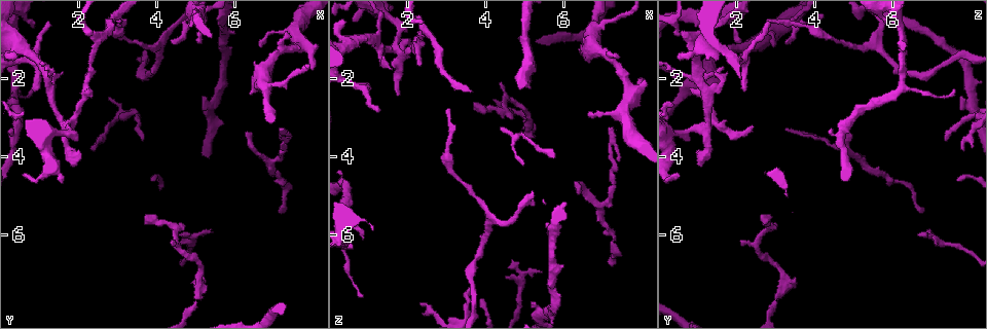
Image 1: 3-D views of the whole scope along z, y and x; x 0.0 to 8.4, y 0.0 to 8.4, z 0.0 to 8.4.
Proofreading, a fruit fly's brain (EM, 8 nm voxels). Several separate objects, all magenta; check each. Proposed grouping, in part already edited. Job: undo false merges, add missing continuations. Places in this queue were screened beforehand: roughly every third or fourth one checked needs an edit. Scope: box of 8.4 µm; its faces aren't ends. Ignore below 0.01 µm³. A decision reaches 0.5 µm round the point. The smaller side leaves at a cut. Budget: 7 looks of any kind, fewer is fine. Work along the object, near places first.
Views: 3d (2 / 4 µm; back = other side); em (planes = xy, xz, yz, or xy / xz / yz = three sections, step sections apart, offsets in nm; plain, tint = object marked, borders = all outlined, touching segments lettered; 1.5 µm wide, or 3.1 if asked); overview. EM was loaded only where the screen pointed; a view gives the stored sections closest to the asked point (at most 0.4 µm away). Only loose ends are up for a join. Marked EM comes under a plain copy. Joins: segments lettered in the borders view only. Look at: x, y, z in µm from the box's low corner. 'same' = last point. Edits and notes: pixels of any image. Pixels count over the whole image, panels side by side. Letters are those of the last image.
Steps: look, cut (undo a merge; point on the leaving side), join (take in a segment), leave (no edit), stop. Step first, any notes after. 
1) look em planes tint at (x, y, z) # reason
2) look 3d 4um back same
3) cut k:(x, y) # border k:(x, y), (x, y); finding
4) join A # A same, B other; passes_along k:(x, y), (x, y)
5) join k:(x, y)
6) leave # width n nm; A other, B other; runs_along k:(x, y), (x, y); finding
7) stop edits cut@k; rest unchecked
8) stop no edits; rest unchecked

look em planes borders at (1.25, 0.50, 2.85) # thin end

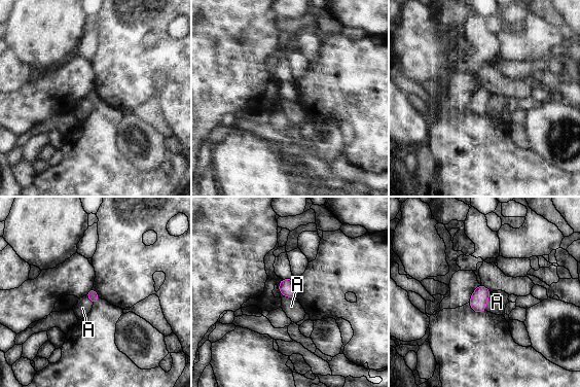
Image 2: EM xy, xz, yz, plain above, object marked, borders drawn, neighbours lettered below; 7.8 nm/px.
leave # width 80 nm; longest_contact A 140 nm; A other; no lettered segment goes on from it

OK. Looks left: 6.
look em xz step 8 borders at (6.70, 2.15, 0.90) # three arms meet

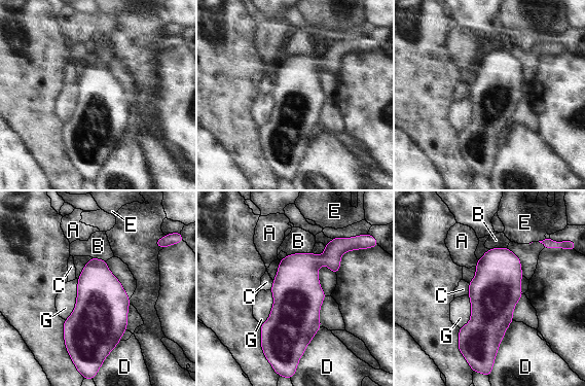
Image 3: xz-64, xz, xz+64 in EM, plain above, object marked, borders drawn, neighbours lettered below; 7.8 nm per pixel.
leave # longest_contact D 360 nm; A other, B other, C other, D other, E other, G other; all the same neuron

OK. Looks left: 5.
look em planes borders at (5.10, 1.05, 2.15)

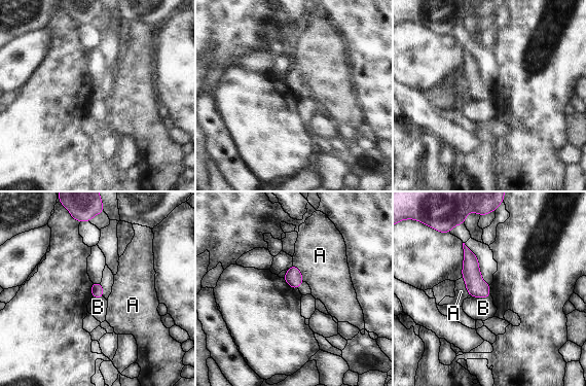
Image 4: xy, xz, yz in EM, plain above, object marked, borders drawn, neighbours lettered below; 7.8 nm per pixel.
leave # A other, B other; border 4:(490, 294), (484, 297), (471, 296); no lettered segment goes on from it

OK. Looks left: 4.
stop no edits; rest unchecked

